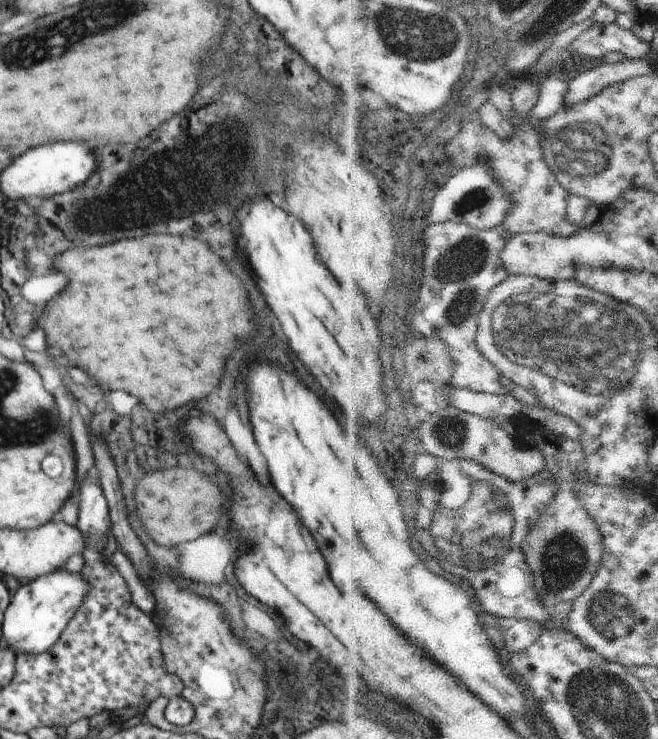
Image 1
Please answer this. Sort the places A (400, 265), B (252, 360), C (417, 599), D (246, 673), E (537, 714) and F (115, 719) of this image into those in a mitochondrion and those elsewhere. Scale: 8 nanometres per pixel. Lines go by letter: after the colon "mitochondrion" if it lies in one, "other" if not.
A: other
B: other
C: other
D: mitochondrion
E: other
F: other

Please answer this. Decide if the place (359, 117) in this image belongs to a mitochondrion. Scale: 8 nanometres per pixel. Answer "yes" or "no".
no

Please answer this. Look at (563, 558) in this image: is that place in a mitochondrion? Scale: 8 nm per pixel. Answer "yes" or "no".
yes

